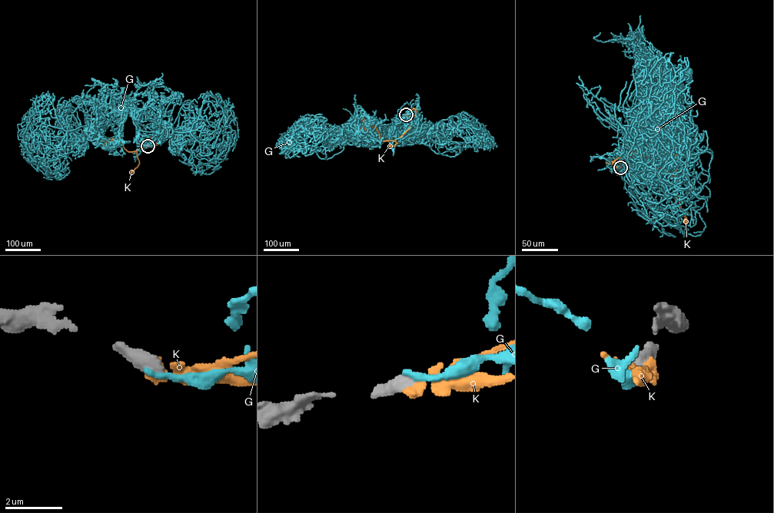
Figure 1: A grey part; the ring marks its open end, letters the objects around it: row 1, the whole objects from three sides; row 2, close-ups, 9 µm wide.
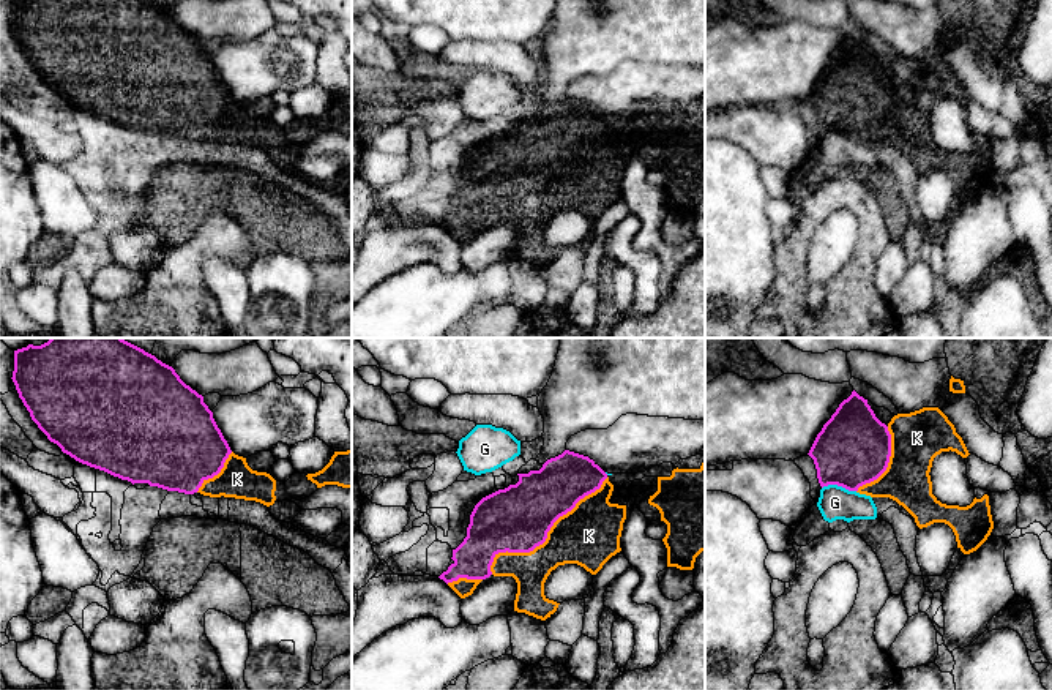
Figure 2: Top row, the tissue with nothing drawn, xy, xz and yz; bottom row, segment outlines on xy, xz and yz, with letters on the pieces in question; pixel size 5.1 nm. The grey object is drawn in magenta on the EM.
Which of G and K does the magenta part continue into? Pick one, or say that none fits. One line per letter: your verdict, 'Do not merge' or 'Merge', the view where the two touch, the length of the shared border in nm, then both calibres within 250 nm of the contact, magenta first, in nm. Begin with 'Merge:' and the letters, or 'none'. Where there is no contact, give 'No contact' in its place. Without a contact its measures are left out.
Merge: K
G: Do not merge. Touches magenta in yz. Shared border 180 nm. Thickness 380 nm (magenta) against 170 nm
K: Merge. Touches magenta in xz. Shared border 800 nm. Thickness 340 nm (magenta) against 320 nm

